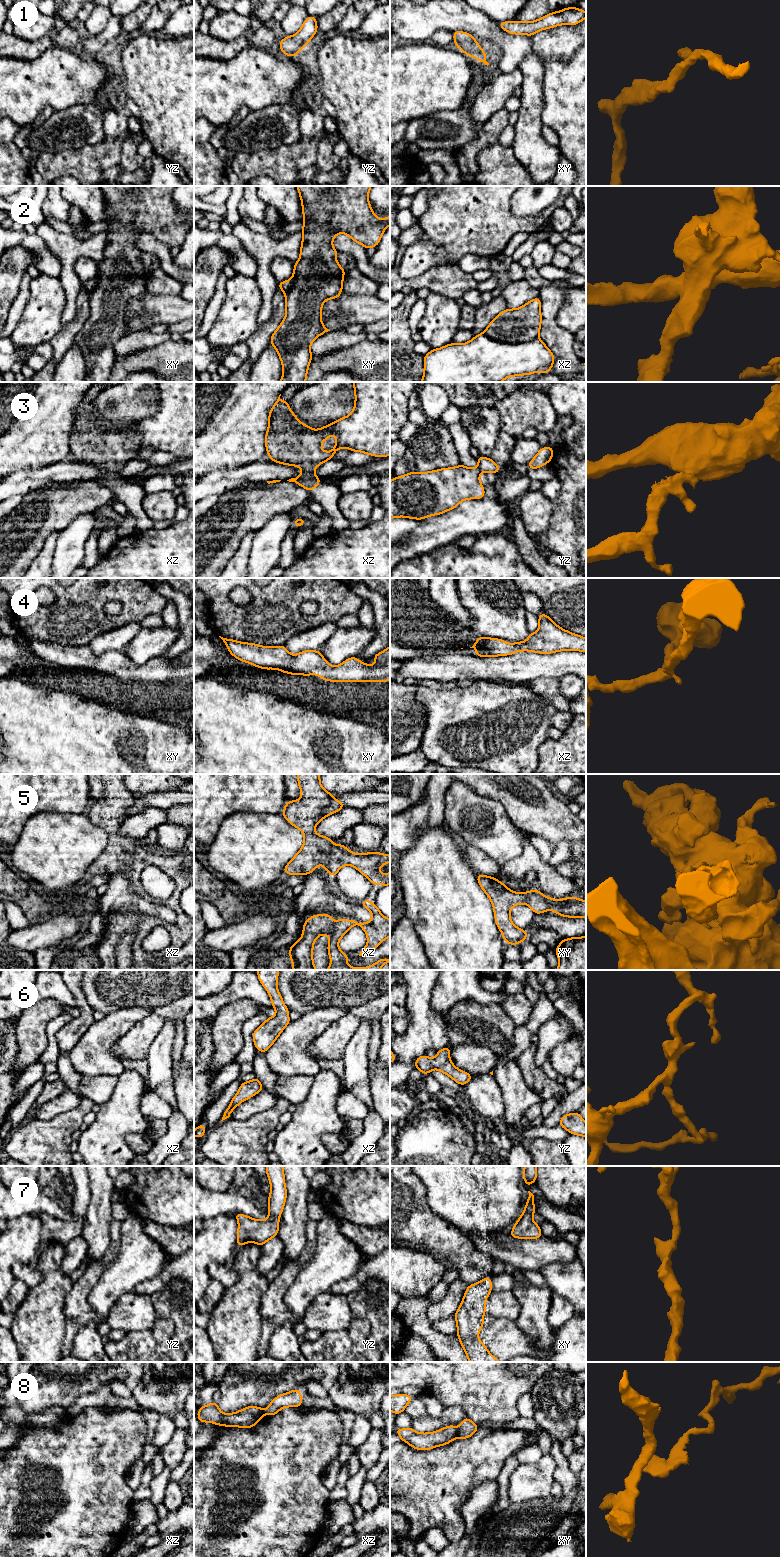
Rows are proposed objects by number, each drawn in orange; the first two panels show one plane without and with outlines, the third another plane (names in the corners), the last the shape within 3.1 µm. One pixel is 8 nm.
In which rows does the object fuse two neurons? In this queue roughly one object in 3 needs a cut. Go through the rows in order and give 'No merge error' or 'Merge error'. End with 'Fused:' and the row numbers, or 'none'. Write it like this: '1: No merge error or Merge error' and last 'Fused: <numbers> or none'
1: No merge error
2: Merge error
3: Merge error
4: No merge error
5: No merge error
6: No merge error
7: No merge error
8: Merge error
Fused: 2, 3, 8

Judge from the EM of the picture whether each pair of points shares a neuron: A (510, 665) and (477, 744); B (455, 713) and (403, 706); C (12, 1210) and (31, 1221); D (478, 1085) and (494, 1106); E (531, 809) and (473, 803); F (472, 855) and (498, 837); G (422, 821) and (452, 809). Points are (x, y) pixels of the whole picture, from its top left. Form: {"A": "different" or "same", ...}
{"A": "different", "B": "different", "C": "different", "D": "same", "E": "different", "F": "different", "G": "different"}

